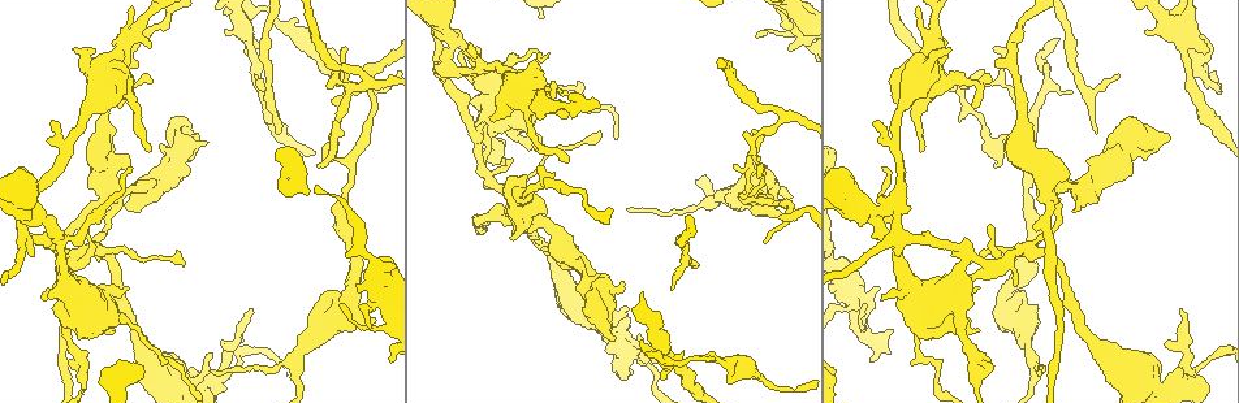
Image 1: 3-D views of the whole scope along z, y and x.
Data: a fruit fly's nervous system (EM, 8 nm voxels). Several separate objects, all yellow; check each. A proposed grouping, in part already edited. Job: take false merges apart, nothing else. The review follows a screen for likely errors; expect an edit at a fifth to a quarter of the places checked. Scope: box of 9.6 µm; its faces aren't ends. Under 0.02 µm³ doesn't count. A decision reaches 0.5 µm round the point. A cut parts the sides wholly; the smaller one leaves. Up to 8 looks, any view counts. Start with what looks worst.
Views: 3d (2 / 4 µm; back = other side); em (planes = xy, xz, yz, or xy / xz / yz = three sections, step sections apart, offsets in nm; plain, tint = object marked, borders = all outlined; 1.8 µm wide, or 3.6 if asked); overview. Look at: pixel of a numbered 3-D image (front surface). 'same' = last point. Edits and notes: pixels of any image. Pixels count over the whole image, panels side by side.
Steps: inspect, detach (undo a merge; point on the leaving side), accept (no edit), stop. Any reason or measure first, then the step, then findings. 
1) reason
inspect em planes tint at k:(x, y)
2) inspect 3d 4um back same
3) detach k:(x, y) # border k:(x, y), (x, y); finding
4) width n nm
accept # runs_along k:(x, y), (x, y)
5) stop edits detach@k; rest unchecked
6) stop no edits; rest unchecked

sudden change in width
inspect 3d 2um at 1:(532, 224)

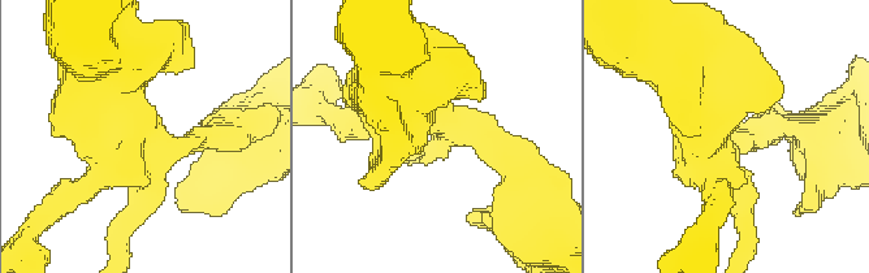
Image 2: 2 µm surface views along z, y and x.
arms 4
inspect em xy step 4 tint at 2:(440, 124)

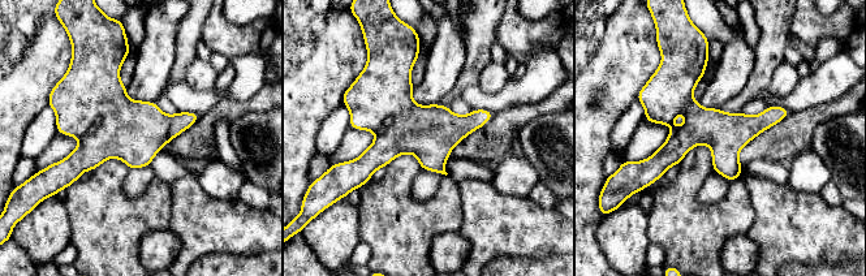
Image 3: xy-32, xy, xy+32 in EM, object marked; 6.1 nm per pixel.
another direction
inspect em planes tint same

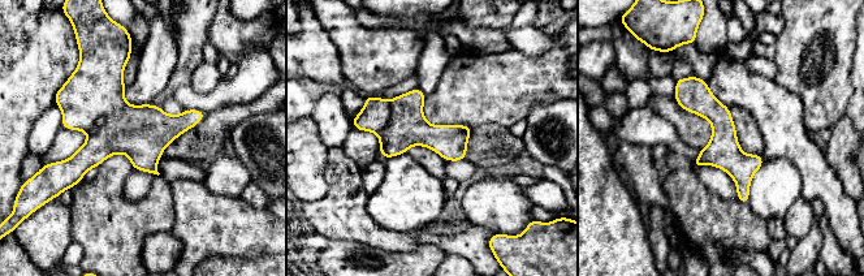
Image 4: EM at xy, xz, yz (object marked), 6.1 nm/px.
accept # continuous, no second cell

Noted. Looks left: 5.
three-way junction
inspect em xz step 8 tint at 1:(962, 269)

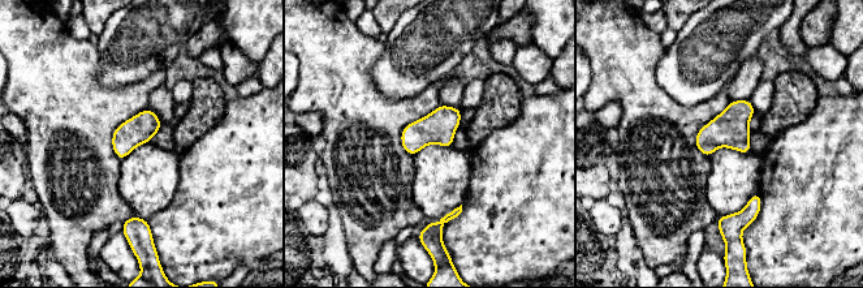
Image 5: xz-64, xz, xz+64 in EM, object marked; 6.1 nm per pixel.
another direction
inspect em yz step 4 borders same

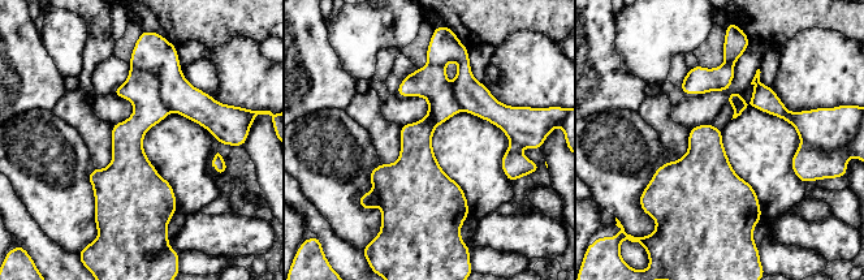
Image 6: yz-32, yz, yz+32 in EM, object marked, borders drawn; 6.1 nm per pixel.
width 240 nm
detach 6:(141, 87) # two cells meet here

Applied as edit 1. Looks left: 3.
inspect em 3.6um xz step 16 tint at 1:(349, 306)

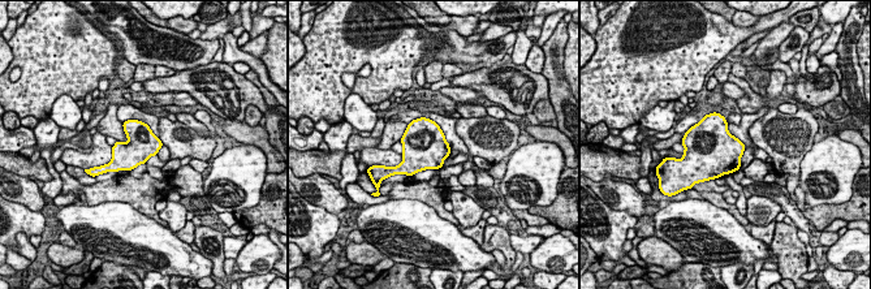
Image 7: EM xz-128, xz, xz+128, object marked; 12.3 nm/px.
accept # one cell here

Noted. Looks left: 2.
stop edits detach@6; rest unchecked

